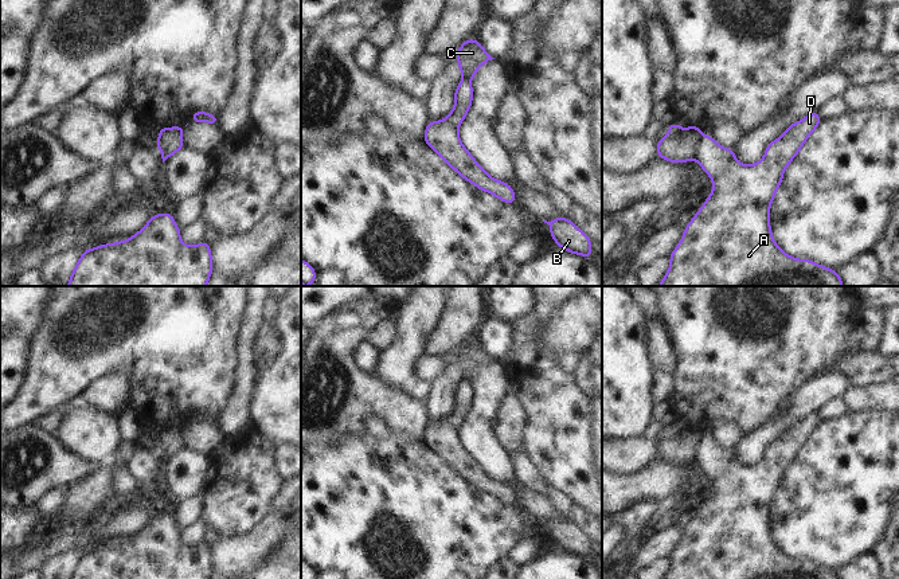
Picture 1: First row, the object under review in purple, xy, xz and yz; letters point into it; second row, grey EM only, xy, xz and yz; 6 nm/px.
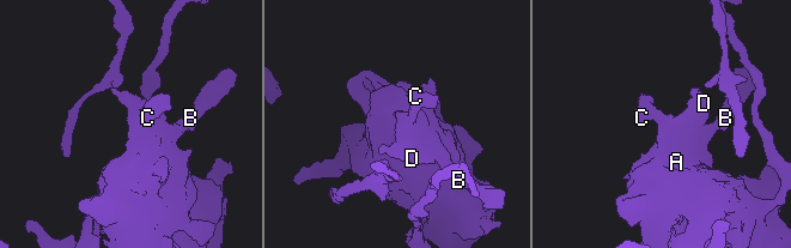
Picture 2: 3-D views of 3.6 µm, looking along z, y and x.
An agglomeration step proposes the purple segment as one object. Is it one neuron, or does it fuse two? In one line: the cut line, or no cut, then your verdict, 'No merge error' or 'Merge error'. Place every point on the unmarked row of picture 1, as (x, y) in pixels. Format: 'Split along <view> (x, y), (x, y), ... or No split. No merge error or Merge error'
Split along yz (703, 438), (695, 458). Merge error

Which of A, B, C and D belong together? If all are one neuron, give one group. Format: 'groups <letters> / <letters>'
groups A B D / C

